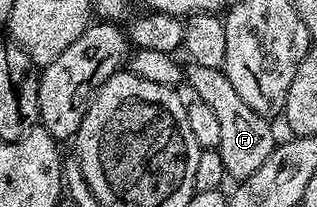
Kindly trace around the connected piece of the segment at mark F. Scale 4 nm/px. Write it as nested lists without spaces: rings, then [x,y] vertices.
[[[192,62],[186,70],[186,86],[193,90],[195,97],[209,106],[218,115],[220,129],[220,148],[222,164],[226,164],[226,175],[229,179],[243,180],[254,176],[262,164],[270,156],[270,152],[278,145],[278,137],[265,115],[254,112],[242,96],[234,89],[234,84],[224,75],[221,68],[206,68],[202,64]]]

